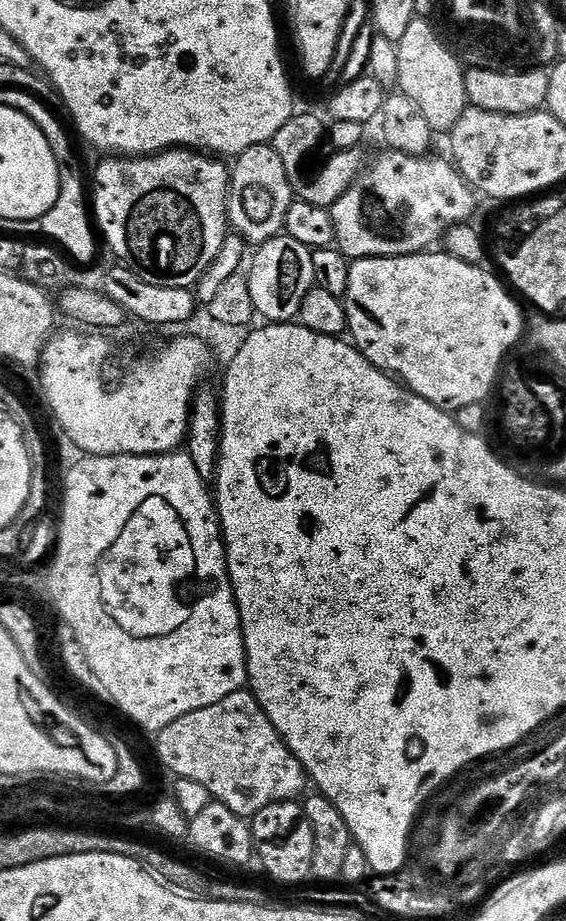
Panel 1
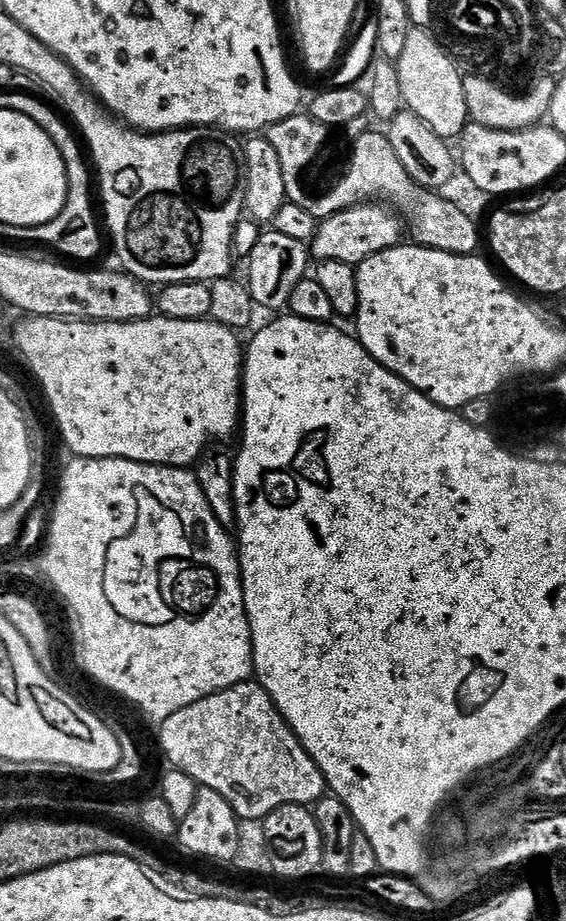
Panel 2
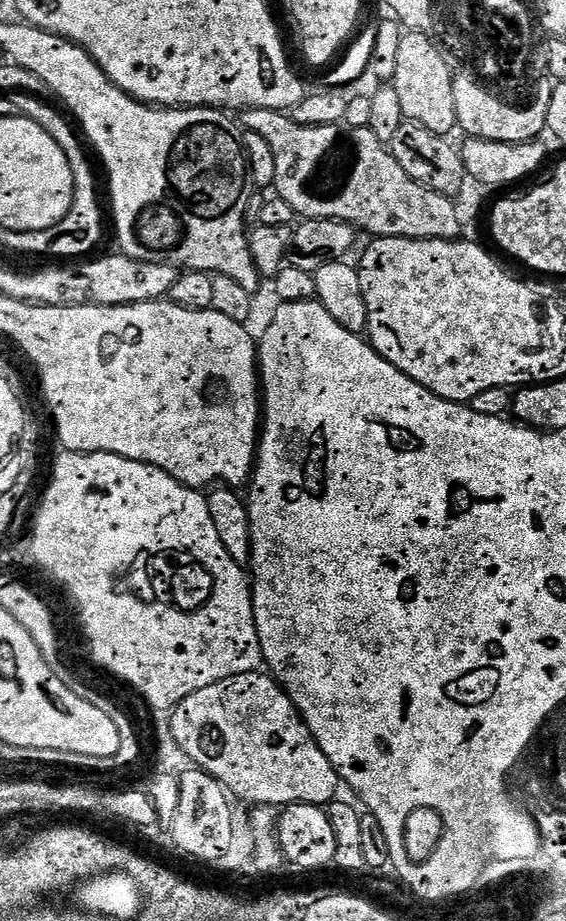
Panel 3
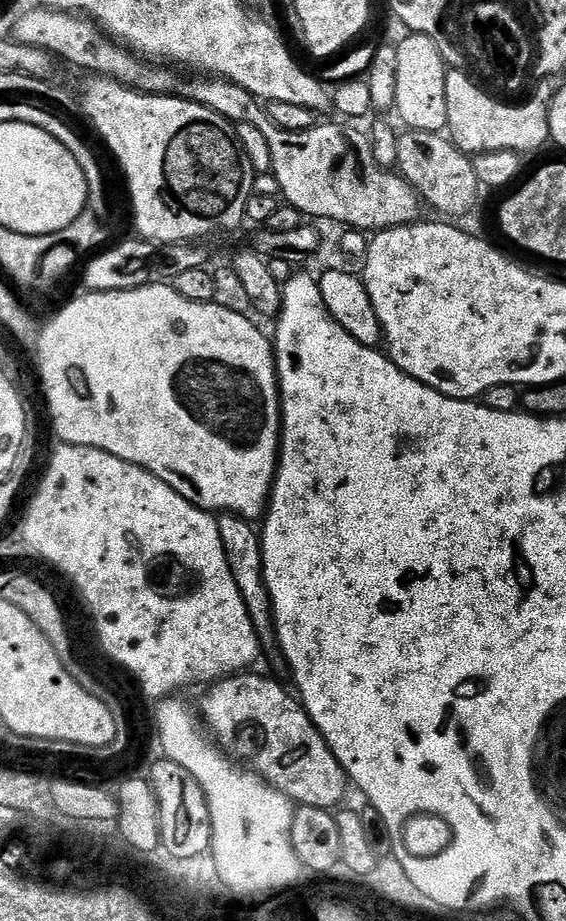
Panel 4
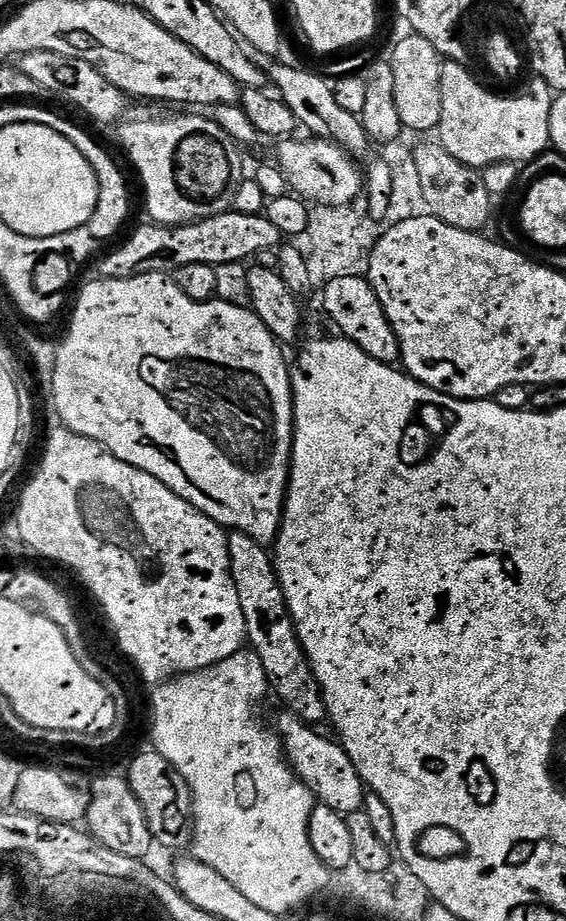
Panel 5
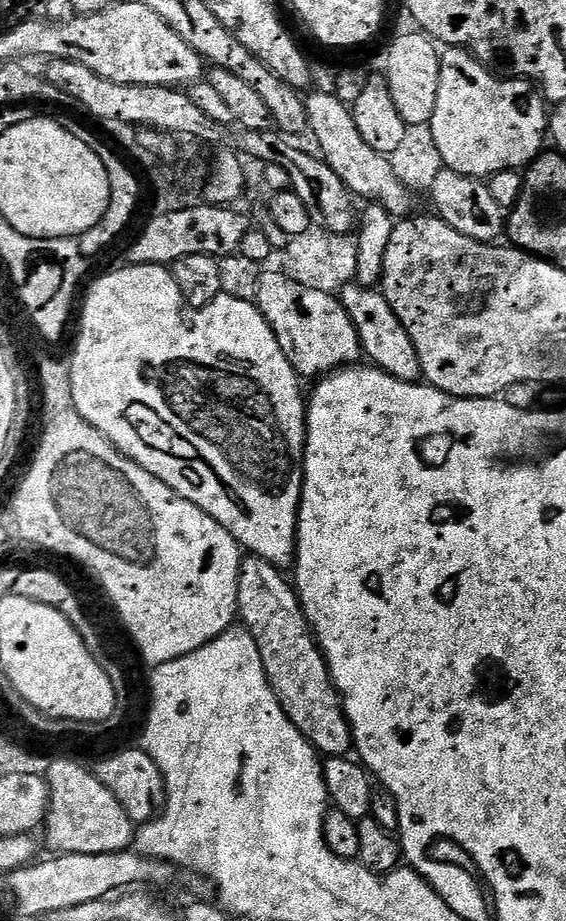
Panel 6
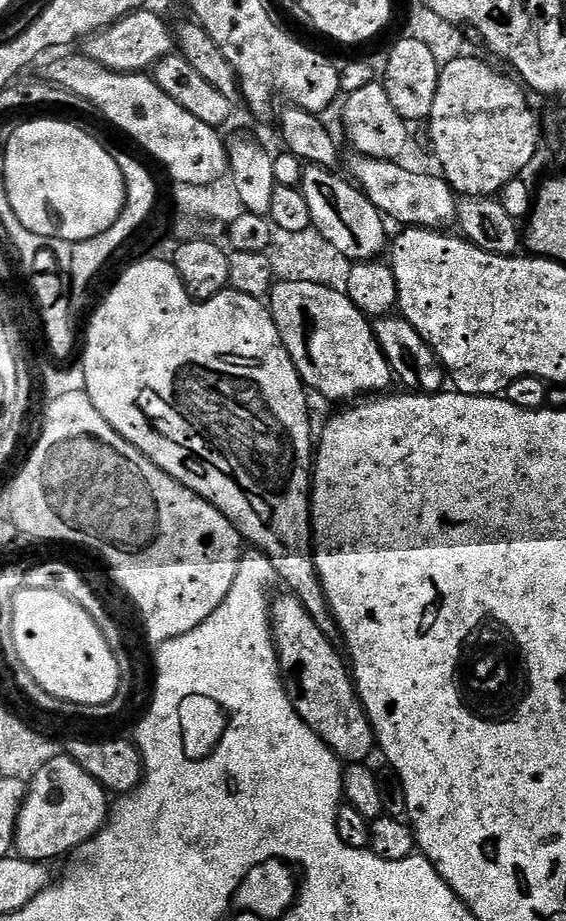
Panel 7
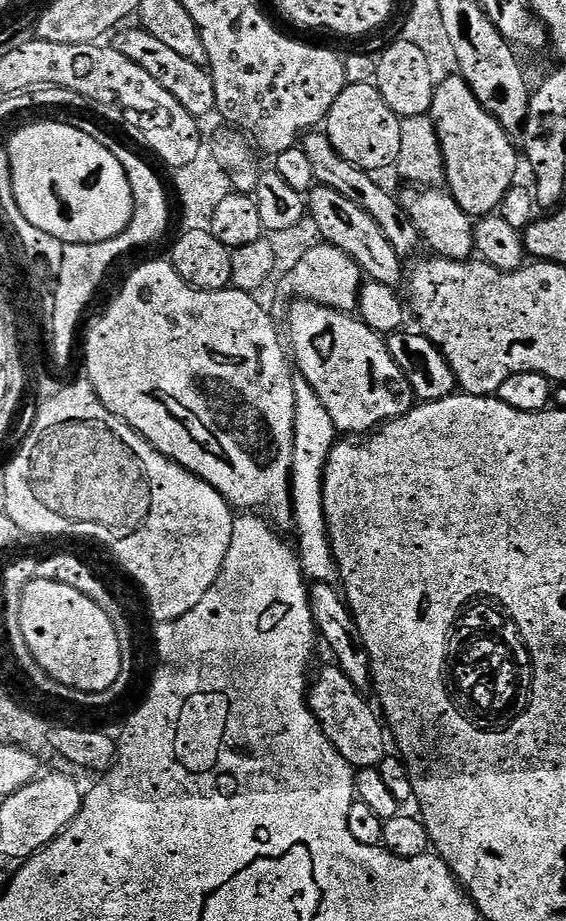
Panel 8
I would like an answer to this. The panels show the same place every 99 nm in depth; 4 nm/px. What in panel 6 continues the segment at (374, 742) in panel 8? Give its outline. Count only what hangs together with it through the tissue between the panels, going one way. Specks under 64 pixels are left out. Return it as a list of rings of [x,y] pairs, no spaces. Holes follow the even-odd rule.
[[[245,555],[238,578],[238,616],[243,627],[258,642],[262,666],[270,686],[286,710],[286,718],[320,753],[321,757],[348,756],[353,751],[352,727],[344,713],[340,692],[334,686],[324,651],[308,625],[306,614],[296,597],[296,589],[283,571],[261,556]]]

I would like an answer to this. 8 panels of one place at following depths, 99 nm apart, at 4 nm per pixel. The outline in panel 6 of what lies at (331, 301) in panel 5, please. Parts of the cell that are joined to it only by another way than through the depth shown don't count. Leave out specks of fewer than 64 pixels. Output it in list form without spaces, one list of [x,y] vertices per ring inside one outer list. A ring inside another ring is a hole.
[[[347,284],[338,293],[341,306],[350,314],[354,326],[358,330],[360,346],[365,357],[368,356],[375,367],[381,368],[386,374],[398,378],[402,382],[417,383],[423,377],[422,362],[418,360],[418,350],[414,350],[414,342],[410,334],[406,334],[406,326],[398,322],[398,314],[386,302],[383,291],[364,288],[361,284]]]

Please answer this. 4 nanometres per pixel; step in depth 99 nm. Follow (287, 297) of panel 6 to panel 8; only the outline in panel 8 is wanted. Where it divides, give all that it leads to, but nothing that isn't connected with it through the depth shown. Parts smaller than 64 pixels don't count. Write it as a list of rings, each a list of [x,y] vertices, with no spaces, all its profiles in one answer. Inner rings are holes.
[[[297,299],[295,303],[288,316],[296,350],[294,360],[299,375],[318,394],[318,398],[322,398],[322,406],[326,406],[326,414],[330,414],[330,422],[334,422],[337,433],[344,435],[345,432],[348,438],[364,438],[392,420],[405,416],[413,408],[417,403],[416,392],[410,386],[406,374],[402,374],[398,362],[394,362],[385,337],[370,330],[370,326],[366,326],[359,315],[339,312],[309,300]]]

